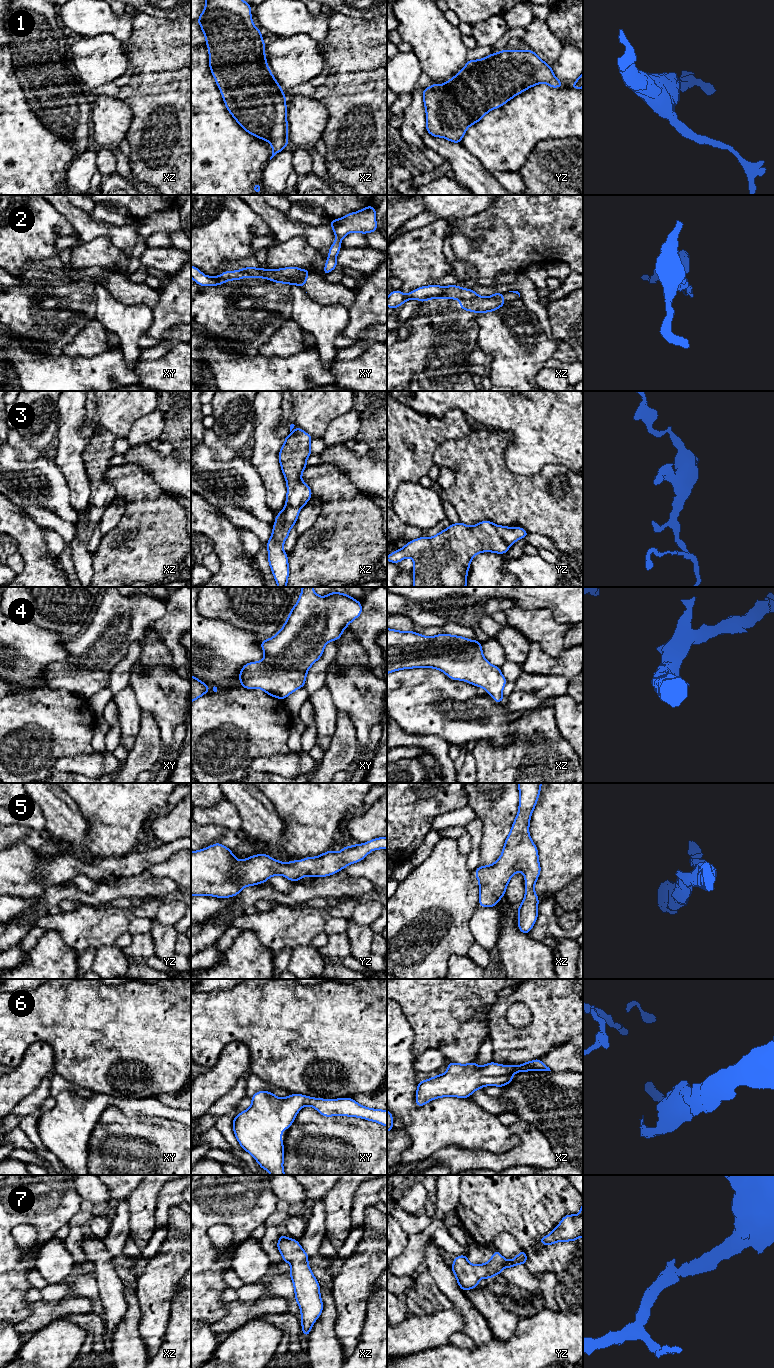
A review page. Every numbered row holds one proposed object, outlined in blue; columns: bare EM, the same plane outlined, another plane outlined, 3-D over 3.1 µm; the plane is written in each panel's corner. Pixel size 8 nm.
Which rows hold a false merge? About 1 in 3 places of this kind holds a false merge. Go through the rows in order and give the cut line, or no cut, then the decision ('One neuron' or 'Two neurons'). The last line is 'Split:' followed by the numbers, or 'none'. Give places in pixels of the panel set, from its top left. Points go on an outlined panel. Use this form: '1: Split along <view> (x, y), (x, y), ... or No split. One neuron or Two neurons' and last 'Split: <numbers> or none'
1: No split. One neuron
2: Split along xy (308, 272), (302, 276), (278, 276), (272, 280). Two neurons
3: No split. One neuron
4: No split. One neuron
5: No split. One neuron
6: No split. One neuron
7: No split. One neuron
Split: 2

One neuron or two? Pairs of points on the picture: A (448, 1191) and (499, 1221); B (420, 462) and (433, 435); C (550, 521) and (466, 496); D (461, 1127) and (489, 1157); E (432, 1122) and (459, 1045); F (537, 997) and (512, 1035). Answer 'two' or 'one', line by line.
A: two
B: one
C: one
D: two
E: two
F: one

